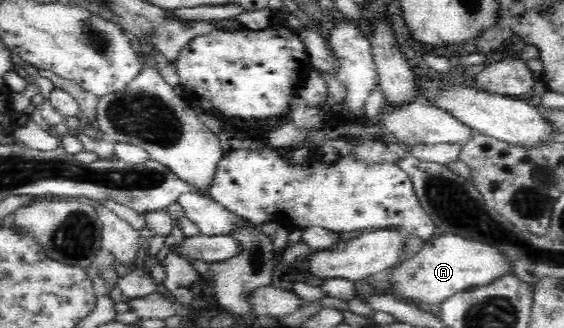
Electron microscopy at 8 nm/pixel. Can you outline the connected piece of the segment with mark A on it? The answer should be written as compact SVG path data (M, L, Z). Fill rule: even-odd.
M440 234L425 240L423 247L413 257L395 264L392 267L392 293L394 296L400 297L406 301L416 299L421 305L426 303L442 303L445 299L456 295L466 289L478 288L493 283L495 280L505 277L506 273L510 273L510 259L504 252L498 250L490 244L482 243L478 240L468 239L461 235Z

